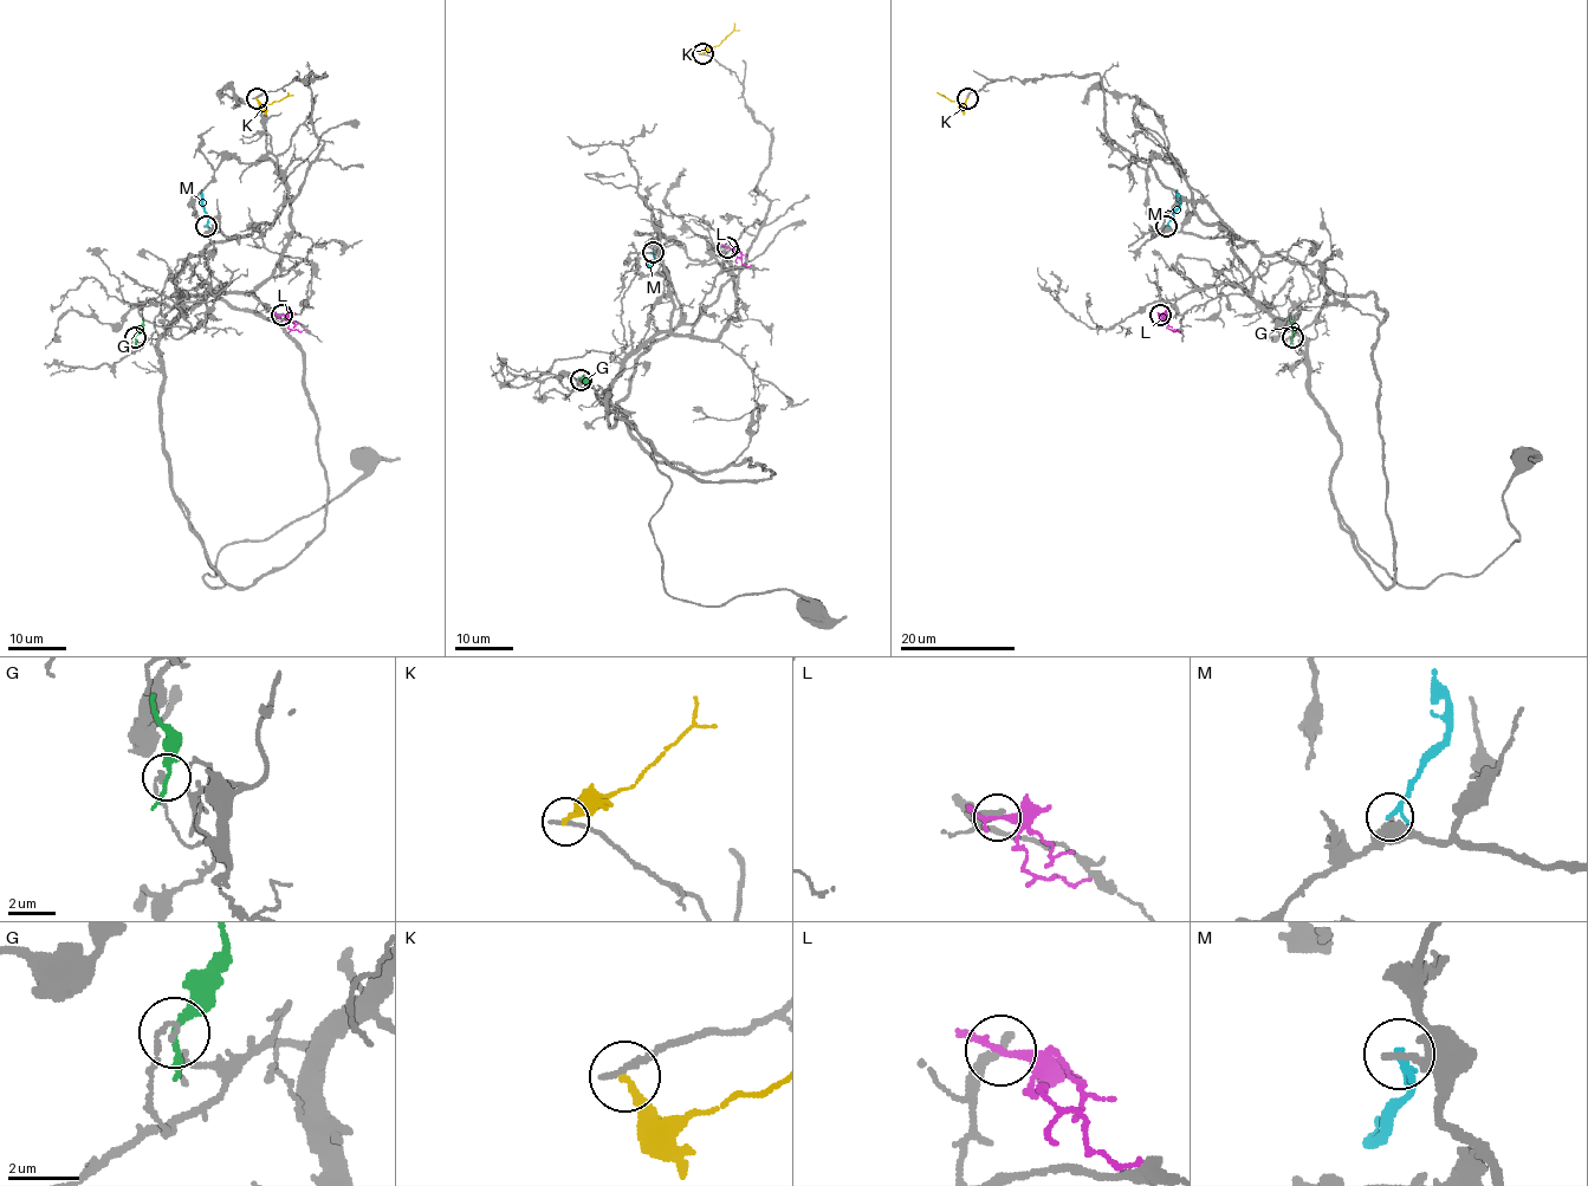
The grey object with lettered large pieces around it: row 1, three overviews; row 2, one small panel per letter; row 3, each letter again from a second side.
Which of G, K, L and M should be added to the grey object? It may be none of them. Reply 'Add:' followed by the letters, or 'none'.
Add: none

